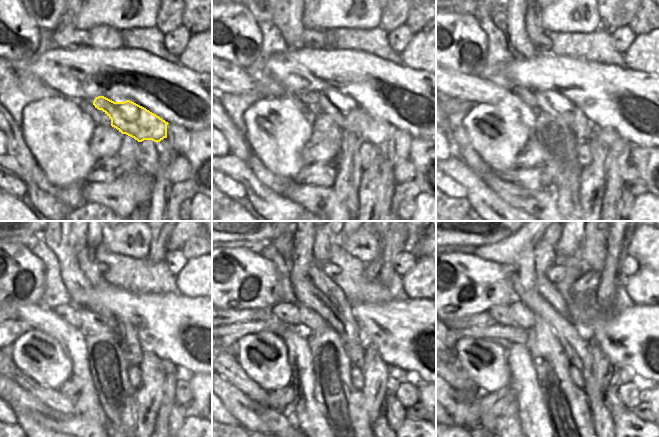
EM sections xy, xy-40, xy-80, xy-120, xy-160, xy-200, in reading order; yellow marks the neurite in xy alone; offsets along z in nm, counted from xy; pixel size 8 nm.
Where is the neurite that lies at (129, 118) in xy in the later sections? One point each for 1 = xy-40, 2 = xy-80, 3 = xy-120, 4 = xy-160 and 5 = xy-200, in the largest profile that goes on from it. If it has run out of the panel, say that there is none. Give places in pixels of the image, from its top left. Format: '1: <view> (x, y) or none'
1: xy-40 (345, 112)
2: xy-80 (551, 102)
3: xy-120 (91, 323)
4: xy-160 (311, 322)
5: xy-200 (522, 315)

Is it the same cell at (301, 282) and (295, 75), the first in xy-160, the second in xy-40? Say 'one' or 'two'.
two

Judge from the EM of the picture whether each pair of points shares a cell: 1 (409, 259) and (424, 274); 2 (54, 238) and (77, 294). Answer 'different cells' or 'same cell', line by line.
1: different cells
2: same cell

